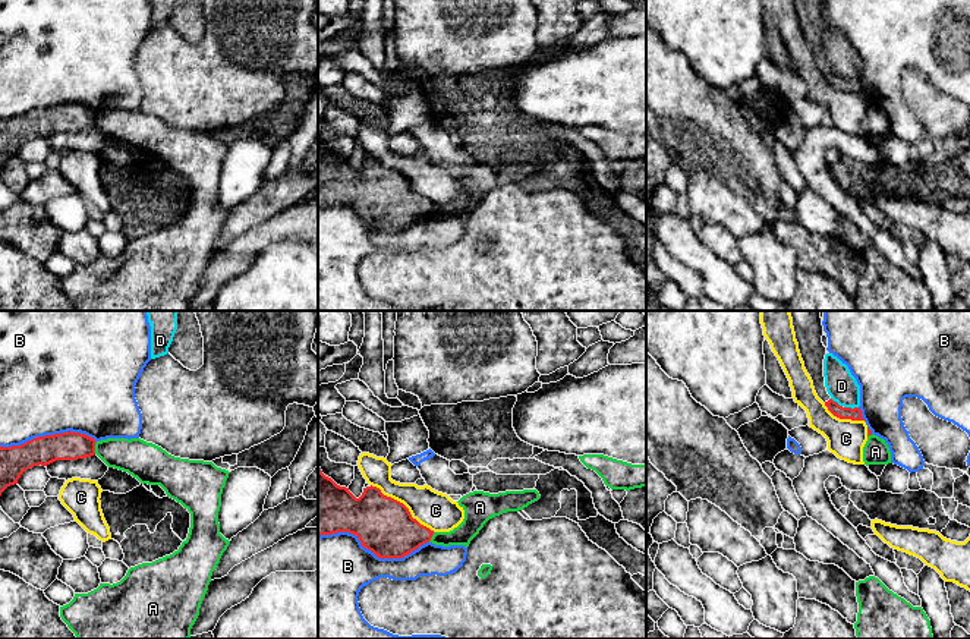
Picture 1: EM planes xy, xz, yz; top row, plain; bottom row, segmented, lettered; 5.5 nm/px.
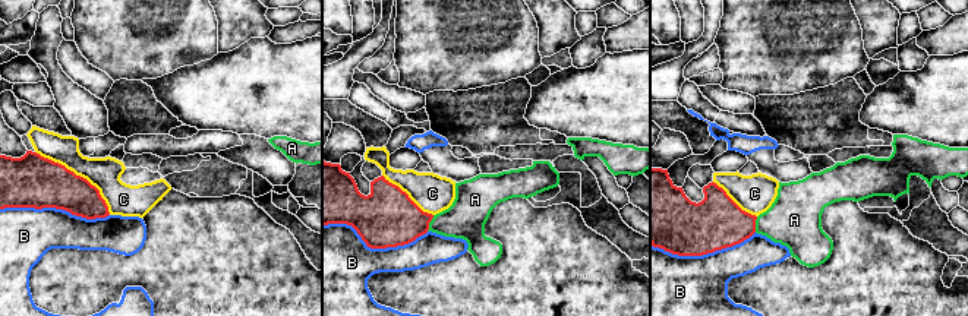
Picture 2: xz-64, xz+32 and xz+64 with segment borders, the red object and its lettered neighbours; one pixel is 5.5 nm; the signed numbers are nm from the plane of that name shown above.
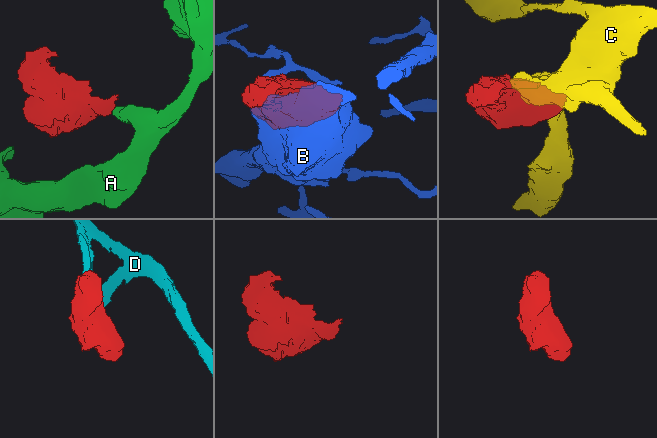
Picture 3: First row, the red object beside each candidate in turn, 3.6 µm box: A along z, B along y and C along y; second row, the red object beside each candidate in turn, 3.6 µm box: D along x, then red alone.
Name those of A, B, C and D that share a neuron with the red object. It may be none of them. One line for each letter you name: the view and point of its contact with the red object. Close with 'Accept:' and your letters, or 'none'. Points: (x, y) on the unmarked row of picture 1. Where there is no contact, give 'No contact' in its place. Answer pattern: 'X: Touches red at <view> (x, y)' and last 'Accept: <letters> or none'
Accept: none

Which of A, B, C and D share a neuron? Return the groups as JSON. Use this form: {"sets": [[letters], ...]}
{"sets": [["A"], ["B"], ["C"], ["D"]]}

